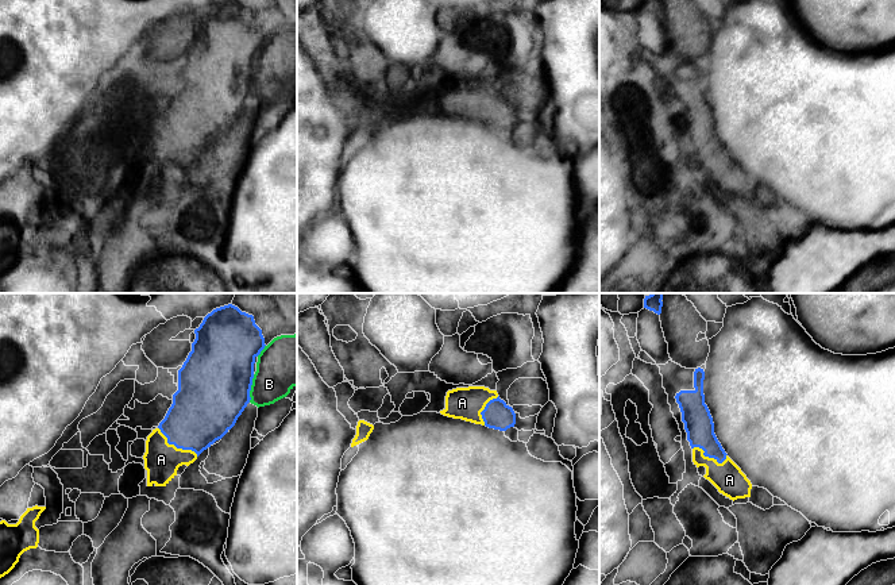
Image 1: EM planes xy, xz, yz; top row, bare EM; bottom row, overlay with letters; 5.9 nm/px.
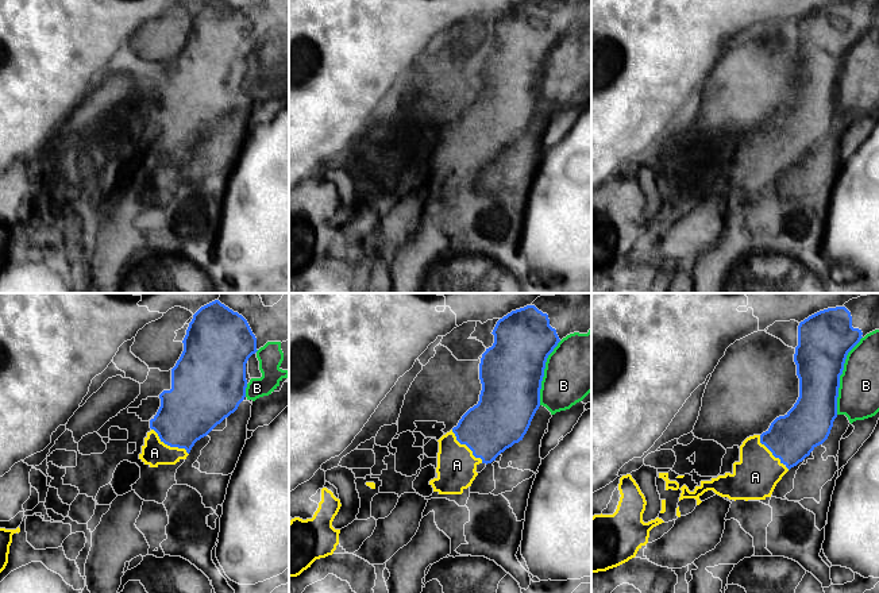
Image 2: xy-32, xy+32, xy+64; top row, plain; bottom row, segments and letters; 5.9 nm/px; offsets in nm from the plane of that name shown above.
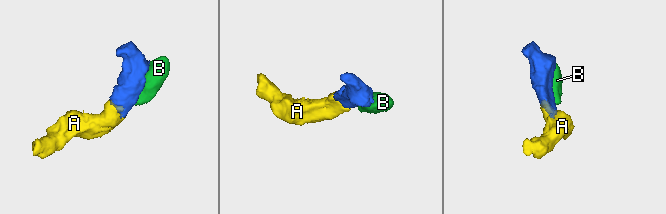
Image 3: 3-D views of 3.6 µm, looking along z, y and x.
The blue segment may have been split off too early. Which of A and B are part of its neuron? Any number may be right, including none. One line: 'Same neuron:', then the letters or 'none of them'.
Same neuron: A

